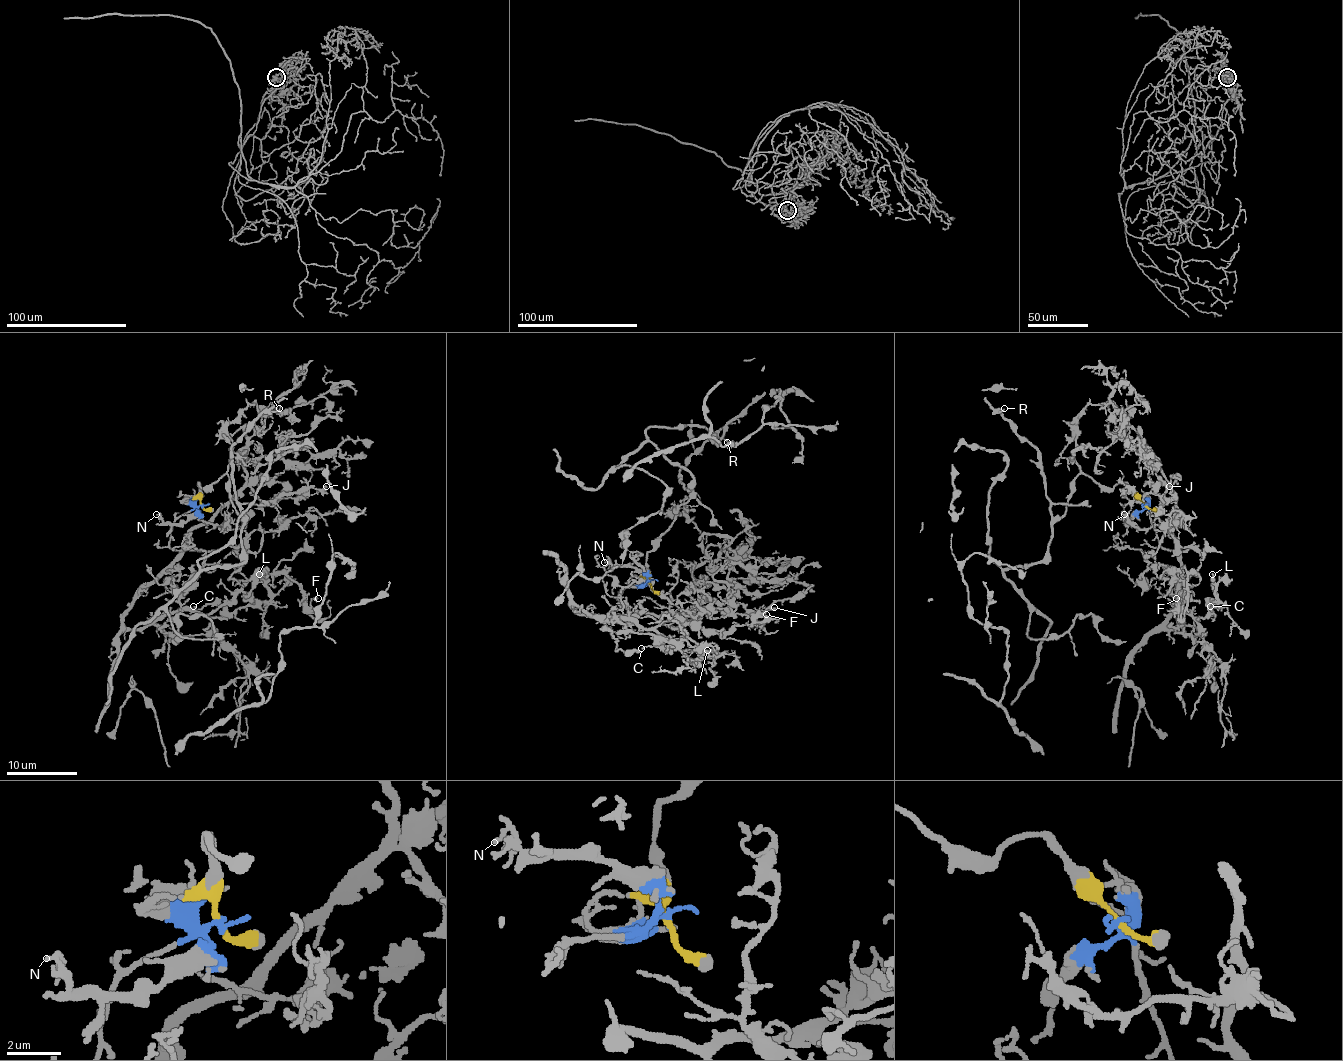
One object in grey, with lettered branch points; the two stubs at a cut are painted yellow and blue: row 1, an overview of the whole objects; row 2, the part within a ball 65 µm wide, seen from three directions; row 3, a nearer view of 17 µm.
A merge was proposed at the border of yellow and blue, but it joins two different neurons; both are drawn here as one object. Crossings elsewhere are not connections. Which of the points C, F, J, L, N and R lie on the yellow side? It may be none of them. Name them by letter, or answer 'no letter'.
R

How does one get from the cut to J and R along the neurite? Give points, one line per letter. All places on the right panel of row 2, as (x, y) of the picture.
J: (1145, 505), (1161, 547), (1175, 549), (1175, 493), (1168, 486), (1164, 501), (1173, 494), (1170, 486)
R: (1145, 505), (1124, 482), (1101, 487), (1080, 473), (1066, 512), (1053, 517), (1041, 456), (1002, 415), (1004, 408)

